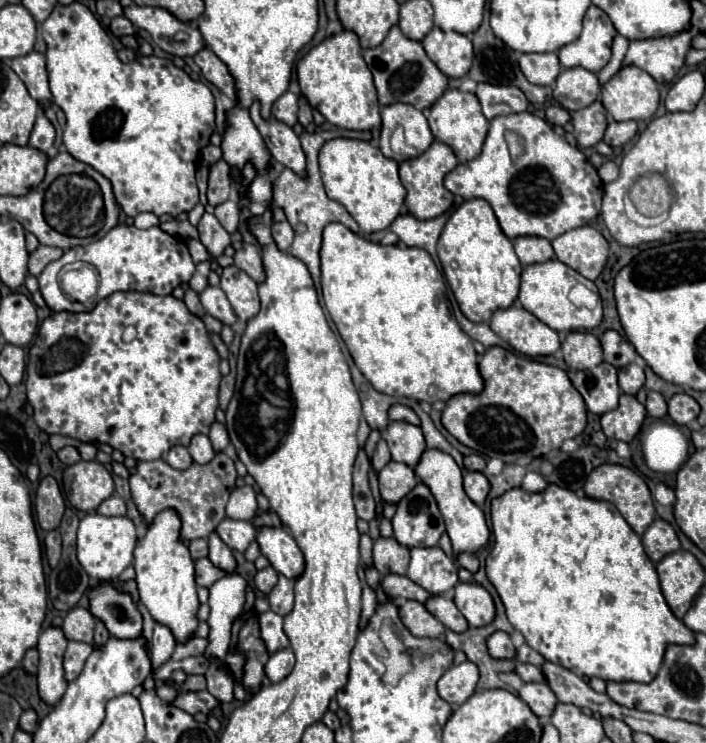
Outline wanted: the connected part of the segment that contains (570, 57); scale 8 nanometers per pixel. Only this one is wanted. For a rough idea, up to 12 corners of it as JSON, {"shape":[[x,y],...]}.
{"shape":[[589,6],[581,36],[557,52],[563,68],[599,72],[611,58],[609,16]]}

